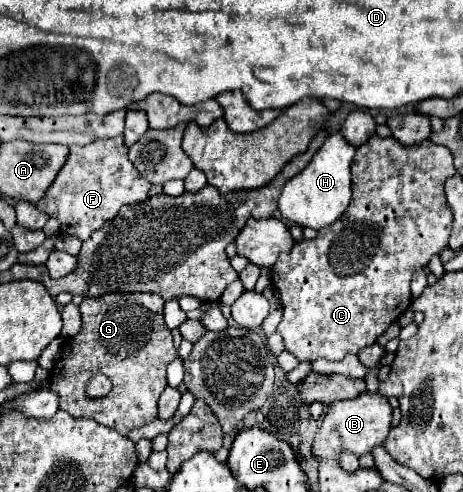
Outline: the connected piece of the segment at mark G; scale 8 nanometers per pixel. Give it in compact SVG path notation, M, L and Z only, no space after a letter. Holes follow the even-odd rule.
M110 293L98 299L84 299L80 305L80 313L80 333L66 339L62 357L50 371L52 389L60 393L60 409L66 409L72 417L92 417L100 421L100 425L116 429L120 435L156 421L158 397L166 387L166 365L178 357L178 351L172 343L172 331L164 323L164 299L152 293ZM96 373L102 373L112 381L110 395L100 399L86 395L86 385Z

